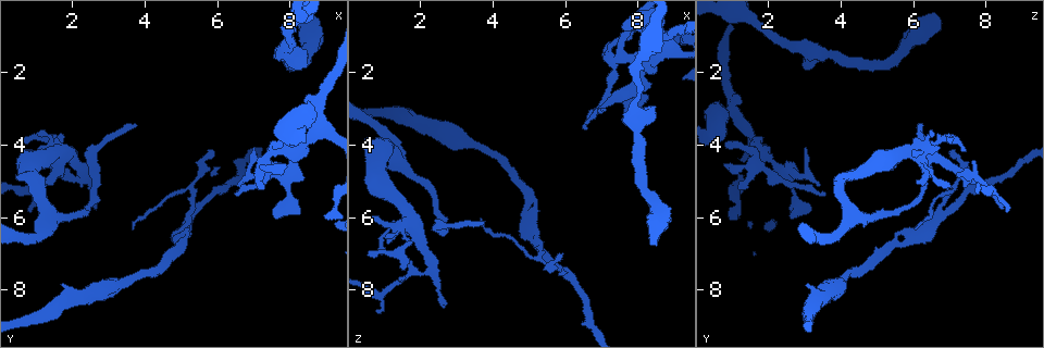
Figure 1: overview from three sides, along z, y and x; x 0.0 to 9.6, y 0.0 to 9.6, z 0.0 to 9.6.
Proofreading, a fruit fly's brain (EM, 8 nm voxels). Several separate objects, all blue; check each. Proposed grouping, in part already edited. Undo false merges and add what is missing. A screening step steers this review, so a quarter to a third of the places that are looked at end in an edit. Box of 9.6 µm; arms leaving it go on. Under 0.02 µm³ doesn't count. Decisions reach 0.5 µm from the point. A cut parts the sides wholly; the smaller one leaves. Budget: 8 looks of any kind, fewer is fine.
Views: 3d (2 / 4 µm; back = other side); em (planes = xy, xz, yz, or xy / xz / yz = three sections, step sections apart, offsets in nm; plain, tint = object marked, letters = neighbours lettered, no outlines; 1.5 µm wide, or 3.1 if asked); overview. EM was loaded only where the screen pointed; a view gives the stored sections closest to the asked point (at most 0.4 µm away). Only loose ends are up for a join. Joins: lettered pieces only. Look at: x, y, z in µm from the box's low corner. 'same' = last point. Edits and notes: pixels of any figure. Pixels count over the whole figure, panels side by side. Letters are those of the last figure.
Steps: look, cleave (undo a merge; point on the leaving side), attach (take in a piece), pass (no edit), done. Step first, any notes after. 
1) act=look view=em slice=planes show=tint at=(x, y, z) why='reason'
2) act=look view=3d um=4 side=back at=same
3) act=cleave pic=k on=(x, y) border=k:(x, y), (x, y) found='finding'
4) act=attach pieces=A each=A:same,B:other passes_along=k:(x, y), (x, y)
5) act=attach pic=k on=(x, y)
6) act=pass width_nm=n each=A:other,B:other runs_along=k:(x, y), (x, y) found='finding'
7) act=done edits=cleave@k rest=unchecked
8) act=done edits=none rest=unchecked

act=look view=em slice=planes show=letters at=(2.25, 4.90, 7.40) why='a fork'

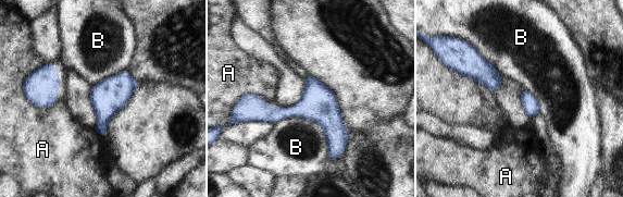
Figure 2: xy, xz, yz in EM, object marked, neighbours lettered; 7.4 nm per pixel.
act=pass width_nm=120 each=A:other,B:other found='all the same neuron'

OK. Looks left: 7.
act=look view=3d um=2 at=(7.90, 4.55, 0.85) why='branch stops here'

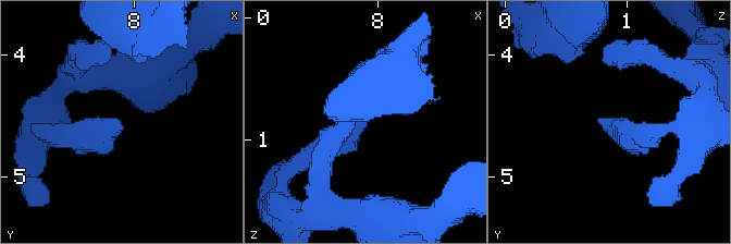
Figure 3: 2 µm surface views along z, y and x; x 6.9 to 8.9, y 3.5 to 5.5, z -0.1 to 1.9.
act=look view=em slice=planes show=tint at=(7.88, 4.54, 0.78) why='now the EM'

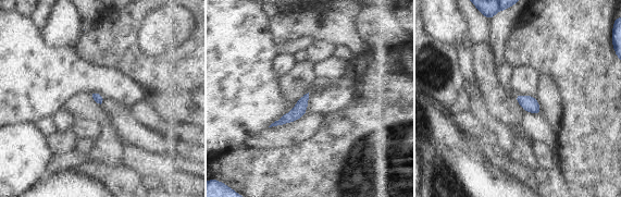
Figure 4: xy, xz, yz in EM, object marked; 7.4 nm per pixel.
act=look view=em slice=planes show=letters at=same

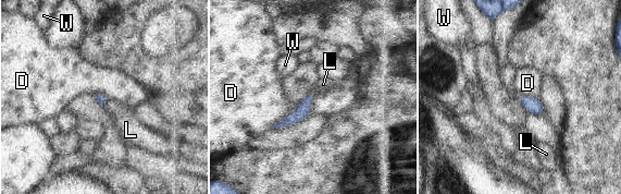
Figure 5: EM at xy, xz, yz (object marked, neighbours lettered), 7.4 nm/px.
act=pass each=D:other,L:other,W:other border=5:(301, 101), (292, 113), (271, 128) found='no lettered piece goes on from it'

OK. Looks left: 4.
act=done edits=none rest=unchecked

